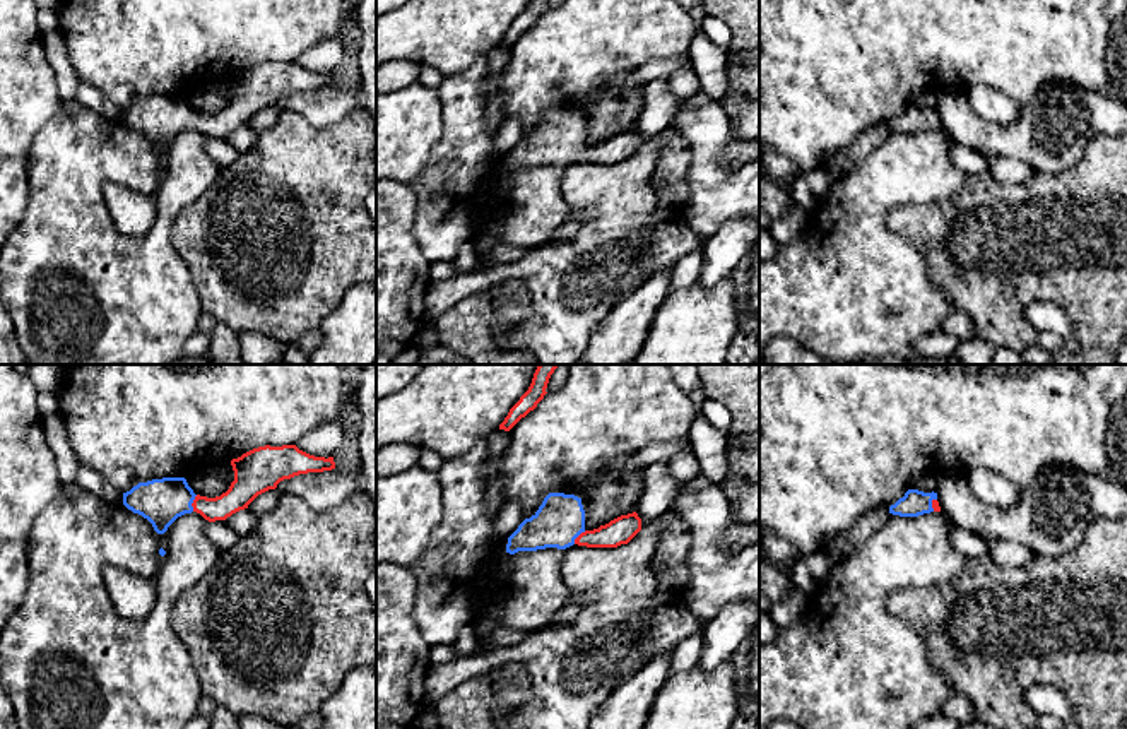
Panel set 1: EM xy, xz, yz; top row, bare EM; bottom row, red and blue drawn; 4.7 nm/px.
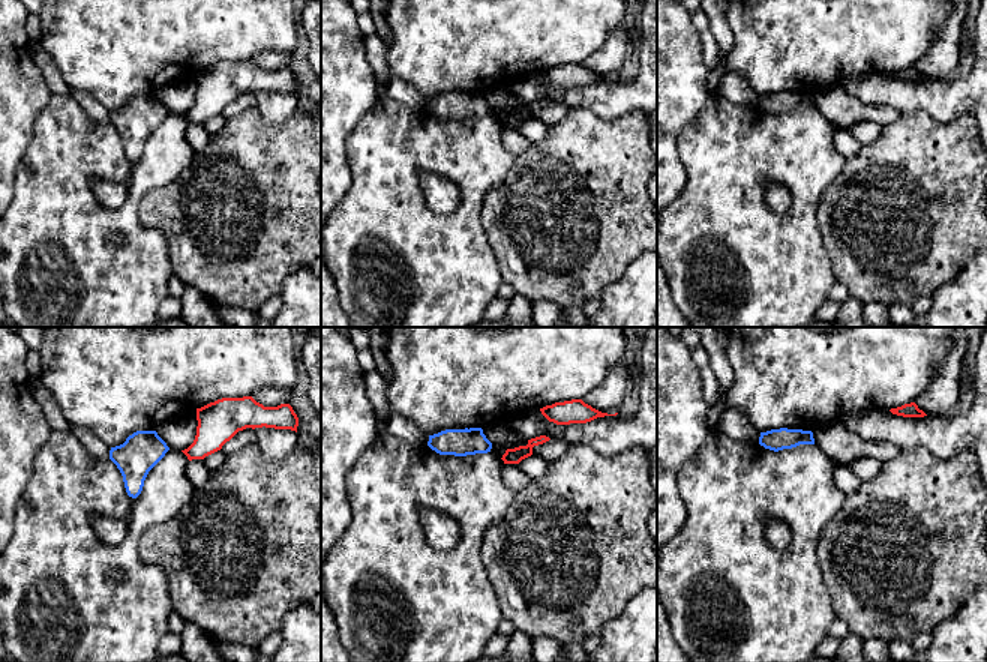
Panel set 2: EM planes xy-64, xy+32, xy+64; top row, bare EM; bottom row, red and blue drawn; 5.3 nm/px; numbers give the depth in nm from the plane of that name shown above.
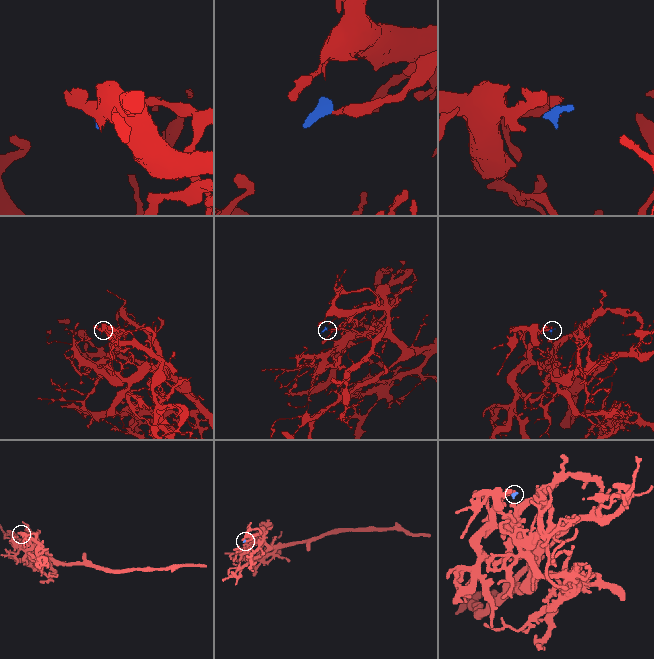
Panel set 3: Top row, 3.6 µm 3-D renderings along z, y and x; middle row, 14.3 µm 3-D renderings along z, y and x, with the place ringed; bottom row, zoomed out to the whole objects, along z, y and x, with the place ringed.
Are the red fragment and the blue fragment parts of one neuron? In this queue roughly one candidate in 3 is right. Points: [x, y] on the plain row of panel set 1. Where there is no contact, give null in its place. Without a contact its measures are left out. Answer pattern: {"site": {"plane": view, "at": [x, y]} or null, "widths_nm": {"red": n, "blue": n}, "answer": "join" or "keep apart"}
{"site": {"plane": "xy", "at": [192, 120]}, "widths_nm": {"red": 140, "blue": 220}, "answer": "join"}

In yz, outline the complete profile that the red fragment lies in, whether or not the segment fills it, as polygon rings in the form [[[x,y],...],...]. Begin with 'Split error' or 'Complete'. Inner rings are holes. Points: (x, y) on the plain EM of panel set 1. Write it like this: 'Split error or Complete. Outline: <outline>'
Split error. Outline: [[[908,106],[903,115],[889,123],[889,130],[900,133],[918,133],[930,128],[941,128],[937,110]]]

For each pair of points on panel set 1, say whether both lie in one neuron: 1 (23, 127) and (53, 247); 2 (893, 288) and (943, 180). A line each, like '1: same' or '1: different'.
1: different
2: same

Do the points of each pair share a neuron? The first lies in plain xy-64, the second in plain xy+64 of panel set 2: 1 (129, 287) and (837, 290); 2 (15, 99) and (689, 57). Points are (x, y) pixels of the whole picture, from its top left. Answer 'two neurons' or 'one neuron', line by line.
1: two neurons
2: one neuron

